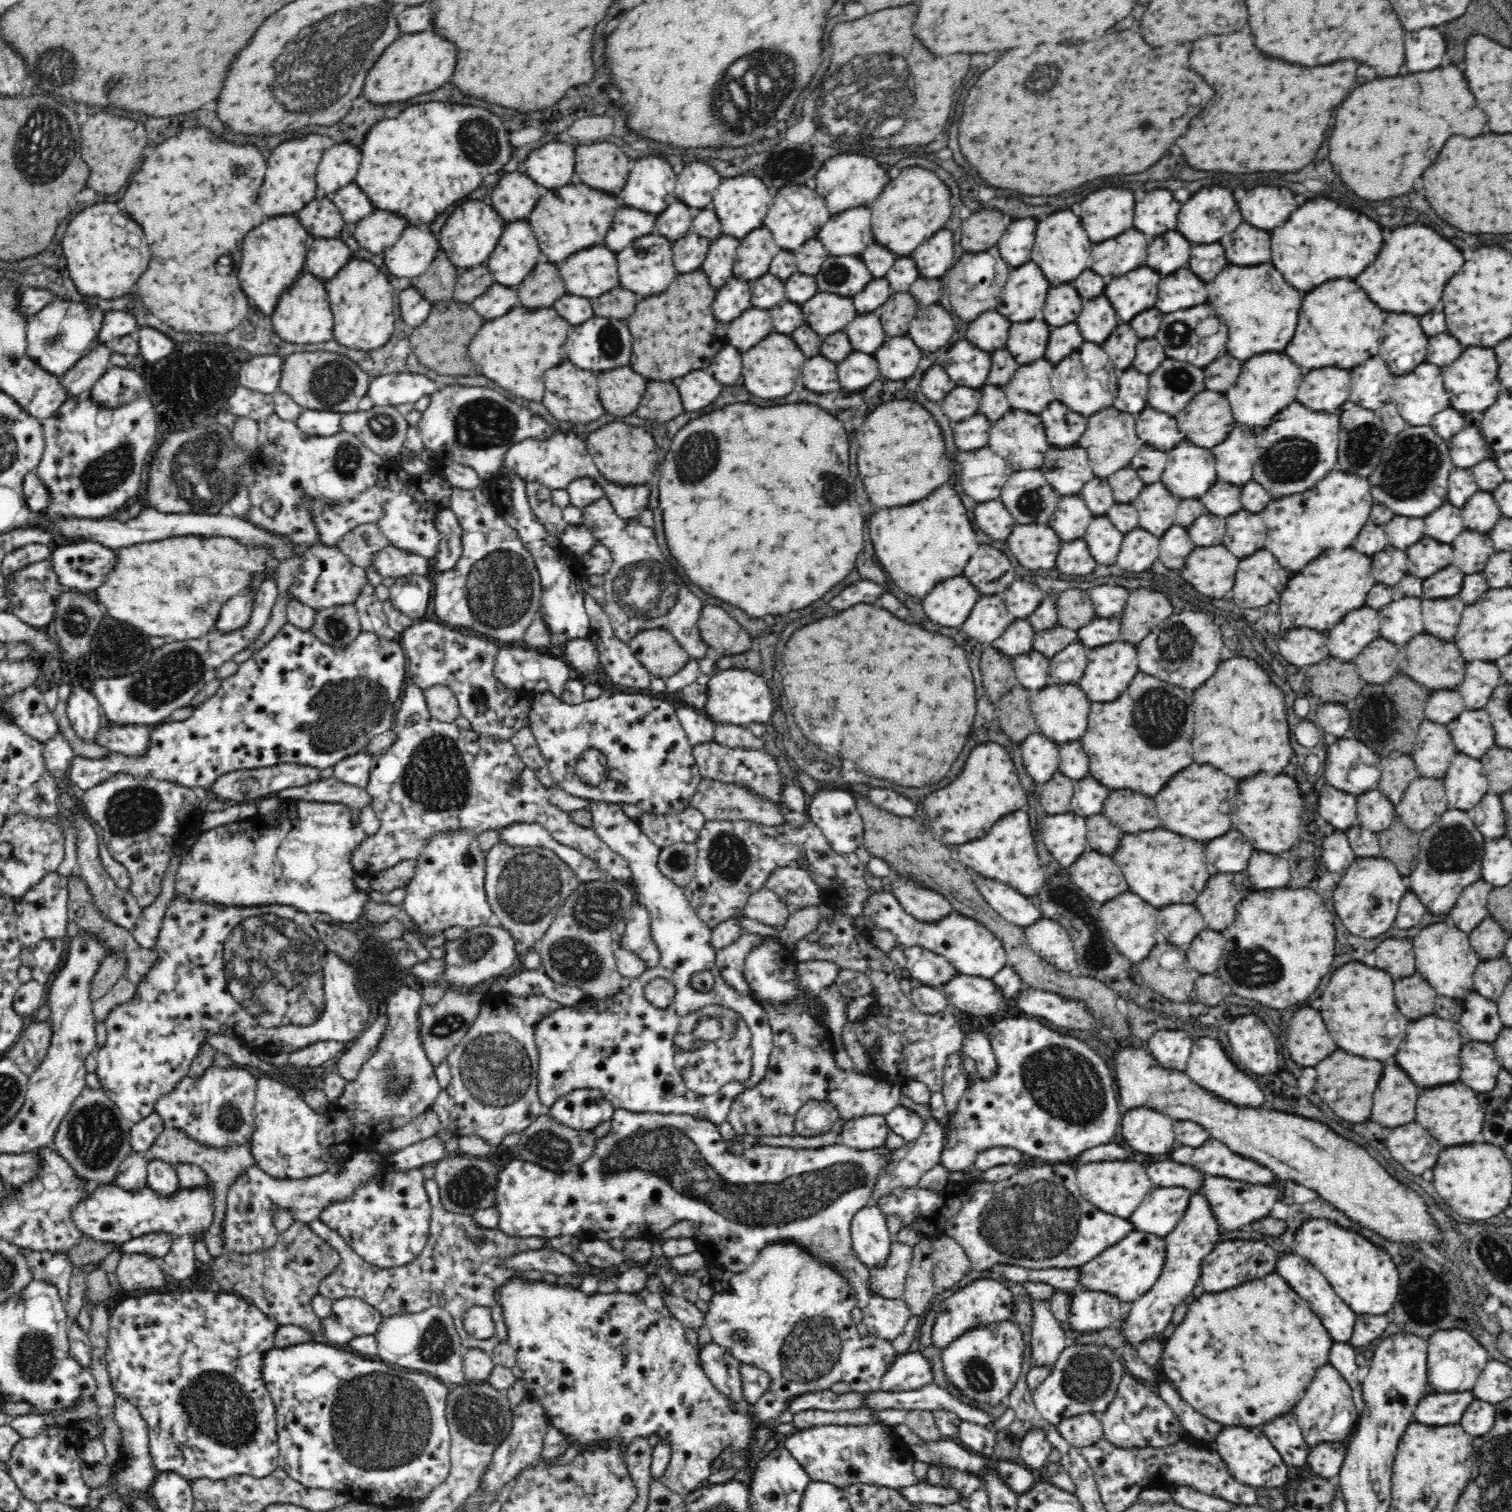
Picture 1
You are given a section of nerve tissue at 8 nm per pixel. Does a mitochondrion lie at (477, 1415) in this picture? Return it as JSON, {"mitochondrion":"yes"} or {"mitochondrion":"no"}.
{"mitochondrion":"yes"}

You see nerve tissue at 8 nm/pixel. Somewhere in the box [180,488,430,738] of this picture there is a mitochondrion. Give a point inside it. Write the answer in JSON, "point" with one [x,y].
{"point":[338,628]}

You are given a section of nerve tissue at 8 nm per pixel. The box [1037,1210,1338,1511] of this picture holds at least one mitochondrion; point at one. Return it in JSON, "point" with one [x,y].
{"point":[1085,1377]}

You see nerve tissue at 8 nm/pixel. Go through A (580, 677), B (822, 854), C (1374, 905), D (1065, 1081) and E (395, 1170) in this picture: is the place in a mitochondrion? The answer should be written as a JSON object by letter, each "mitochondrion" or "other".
{"A":"other","B":"other","C":"mitochondrion","D":"mitochondrion","E":"other"}

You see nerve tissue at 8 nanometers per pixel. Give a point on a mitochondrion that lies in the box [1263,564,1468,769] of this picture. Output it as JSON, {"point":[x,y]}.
{"point":[1382,724]}

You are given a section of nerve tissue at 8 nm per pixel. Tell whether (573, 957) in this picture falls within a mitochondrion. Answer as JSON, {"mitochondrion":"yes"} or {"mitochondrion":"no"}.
{"mitochondrion":"yes"}

